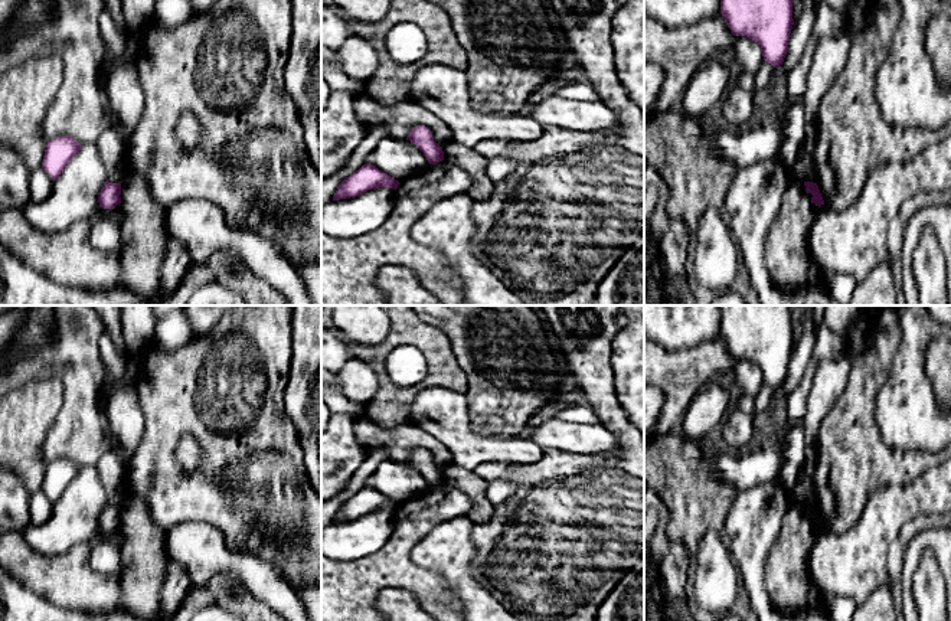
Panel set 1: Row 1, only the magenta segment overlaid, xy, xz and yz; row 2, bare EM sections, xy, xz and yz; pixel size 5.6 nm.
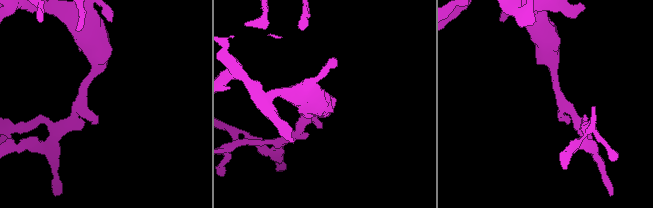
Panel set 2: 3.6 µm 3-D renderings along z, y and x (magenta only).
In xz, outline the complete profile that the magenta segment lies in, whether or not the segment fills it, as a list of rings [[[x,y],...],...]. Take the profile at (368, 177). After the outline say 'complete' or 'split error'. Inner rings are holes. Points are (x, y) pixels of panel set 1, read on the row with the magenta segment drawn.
[[[363,164],[346,177],[337,187],[333,200],[356,197],[367,190],[379,187],[398,189],[401,183],[373,164]]]; complete

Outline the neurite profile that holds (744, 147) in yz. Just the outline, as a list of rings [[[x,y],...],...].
[[[777,121],[742,130],[715,125],[710,130],[710,151],[731,160],[738,170],[754,163],[775,158],[782,144],[782,133]]]

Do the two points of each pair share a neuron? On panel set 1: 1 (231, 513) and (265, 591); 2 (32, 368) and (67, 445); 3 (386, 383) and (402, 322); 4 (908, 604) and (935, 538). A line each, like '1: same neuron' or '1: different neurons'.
1: different neurons
2: same neuron
3: same neuron
4: same neuron

